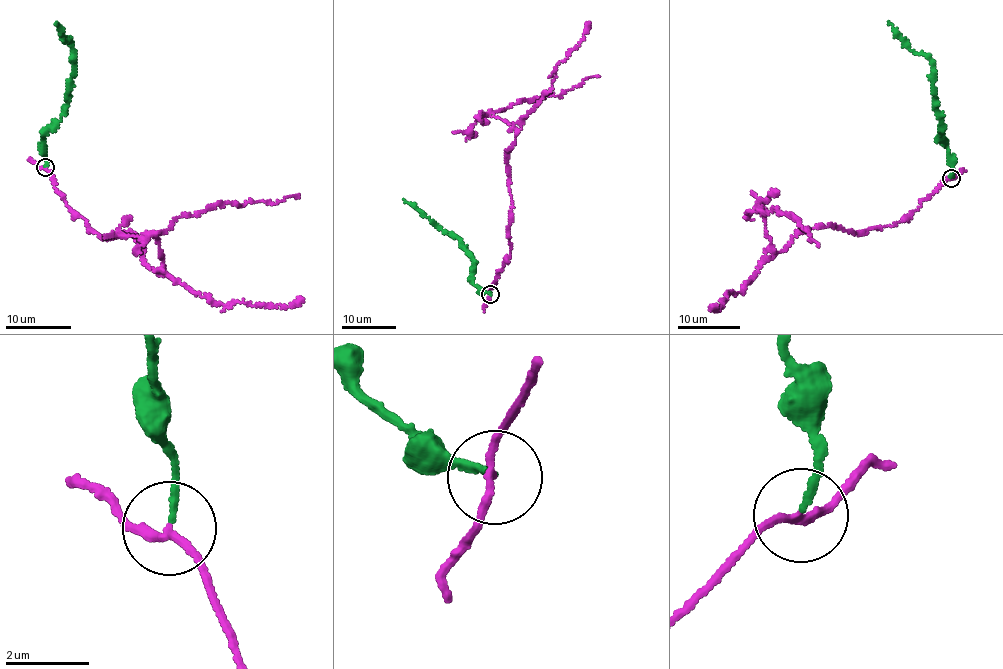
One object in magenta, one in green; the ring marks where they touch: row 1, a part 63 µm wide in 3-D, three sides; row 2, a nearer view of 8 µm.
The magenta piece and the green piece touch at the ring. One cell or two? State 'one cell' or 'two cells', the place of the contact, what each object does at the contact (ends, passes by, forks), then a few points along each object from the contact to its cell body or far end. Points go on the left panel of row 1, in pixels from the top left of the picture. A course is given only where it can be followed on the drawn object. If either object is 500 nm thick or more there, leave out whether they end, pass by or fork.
two cells; at (45, 167); magenta passes by; green ends there; magenta runs (45, 168), (90, 231), (103, 238), (129, 232), (158, 272), (156, 237), (181, 216), (227, 202), (300, 197); green runs (45, 166), (43, 131), (60, 118), (67, 105), (74, 66), (73, 45), (63, 39), (56, 23)

